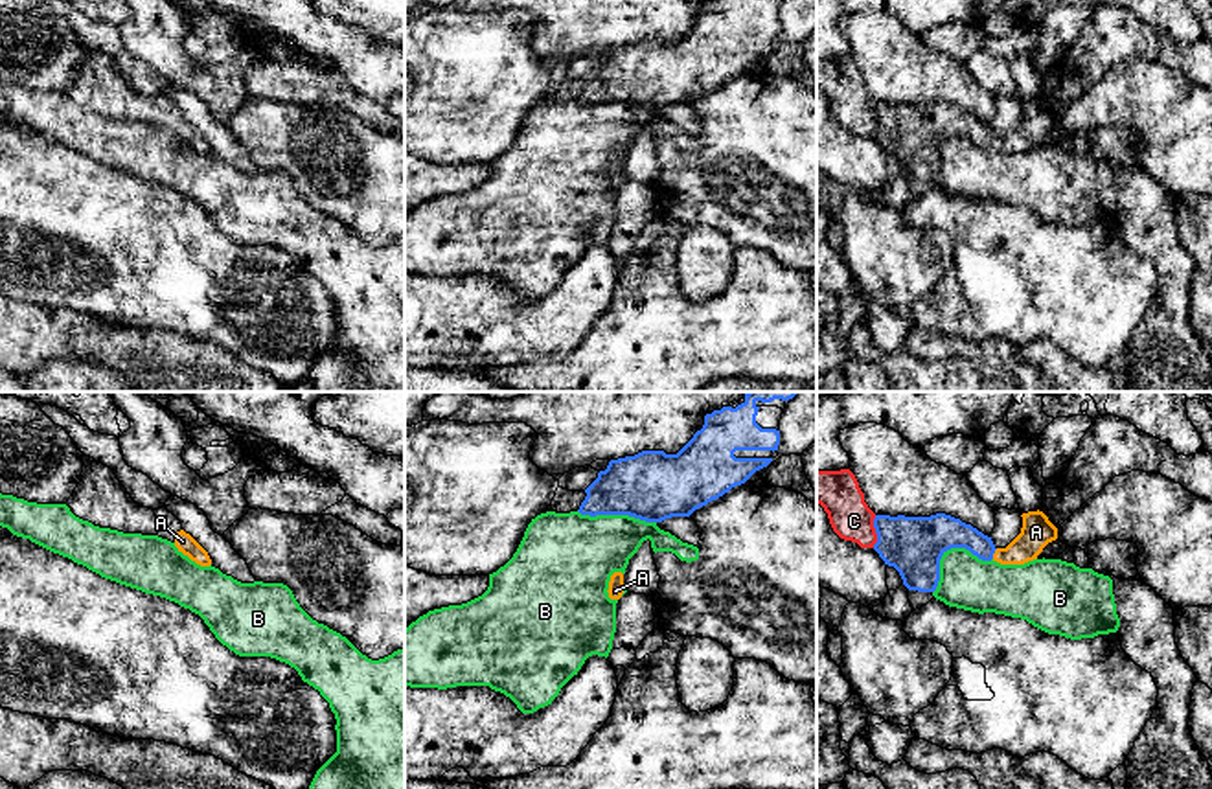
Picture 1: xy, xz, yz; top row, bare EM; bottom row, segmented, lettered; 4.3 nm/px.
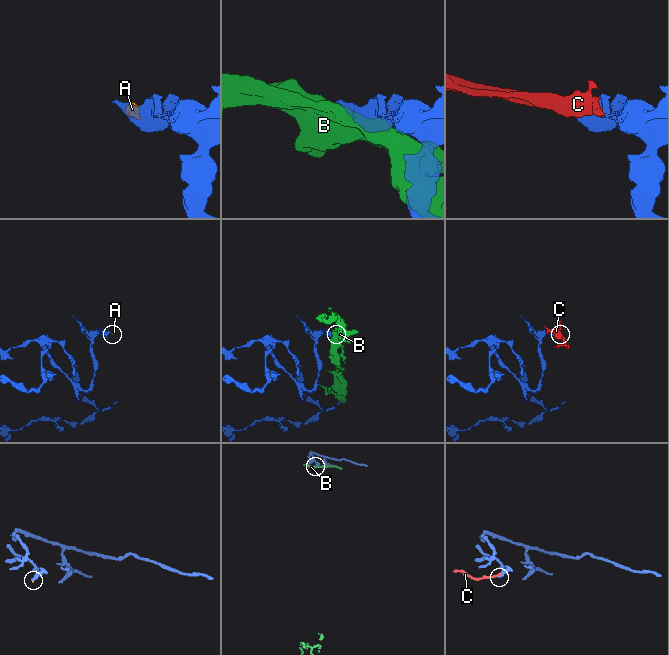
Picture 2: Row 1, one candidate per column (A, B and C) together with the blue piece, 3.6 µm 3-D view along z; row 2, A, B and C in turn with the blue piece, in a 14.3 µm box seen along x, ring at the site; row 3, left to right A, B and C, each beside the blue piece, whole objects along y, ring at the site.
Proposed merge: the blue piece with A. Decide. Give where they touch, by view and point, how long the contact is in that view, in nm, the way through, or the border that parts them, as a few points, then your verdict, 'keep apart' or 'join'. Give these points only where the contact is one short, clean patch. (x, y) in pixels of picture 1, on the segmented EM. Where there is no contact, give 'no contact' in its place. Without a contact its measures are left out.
yz (994, 552) | 50 nm | across yz (940, 532), (966, 536), (994, 552), (1016, 552), (1036, 532) | join

